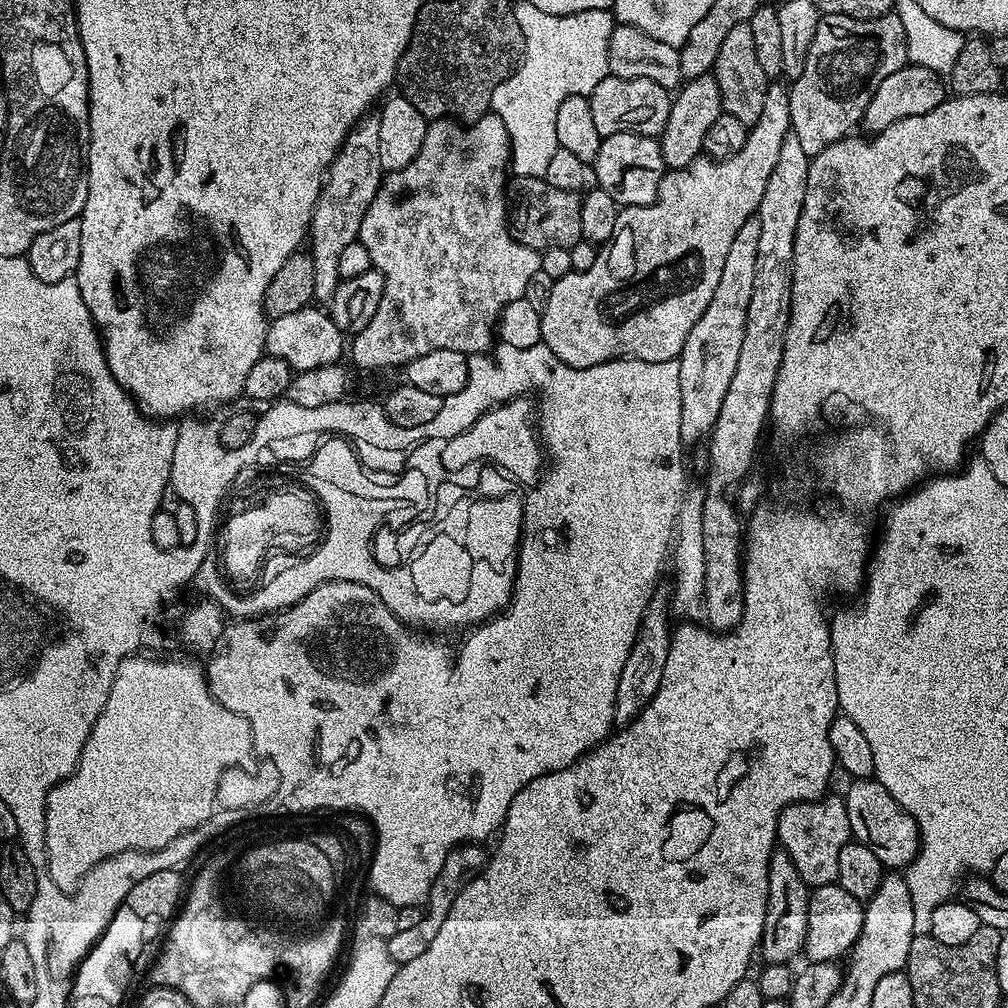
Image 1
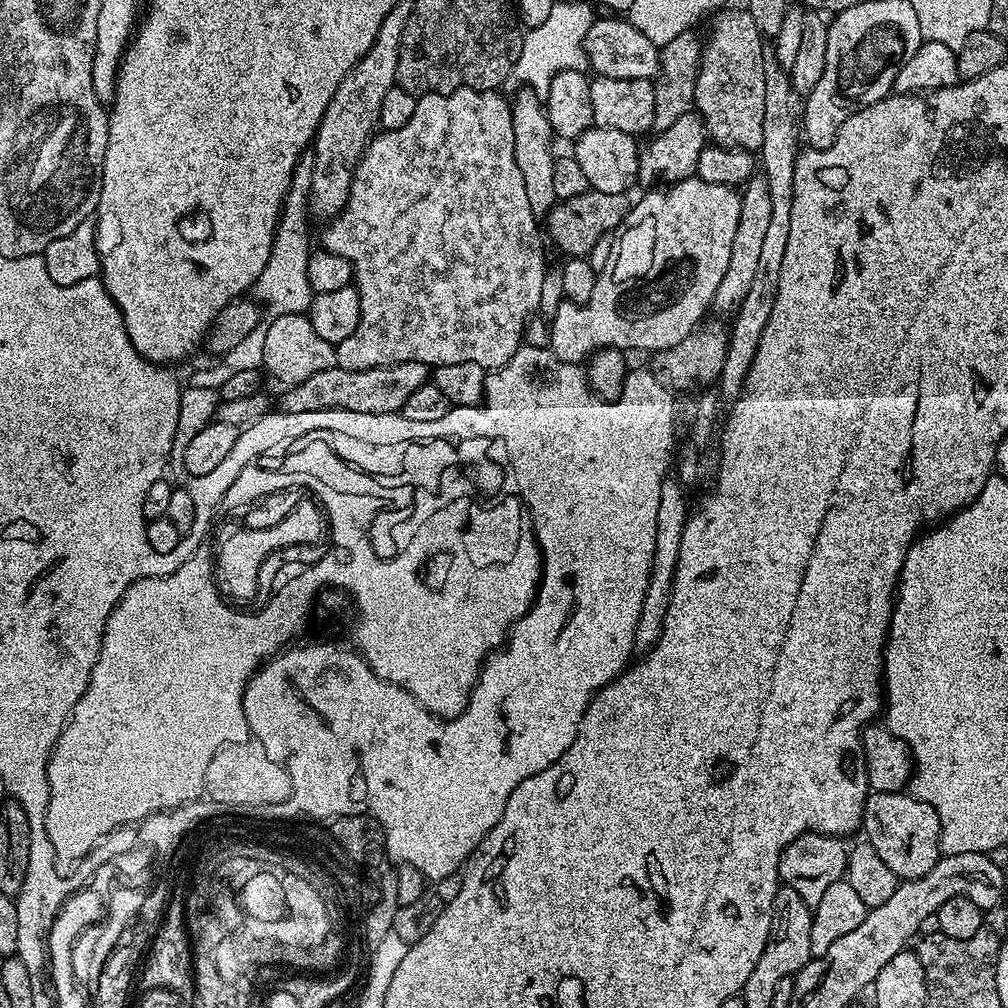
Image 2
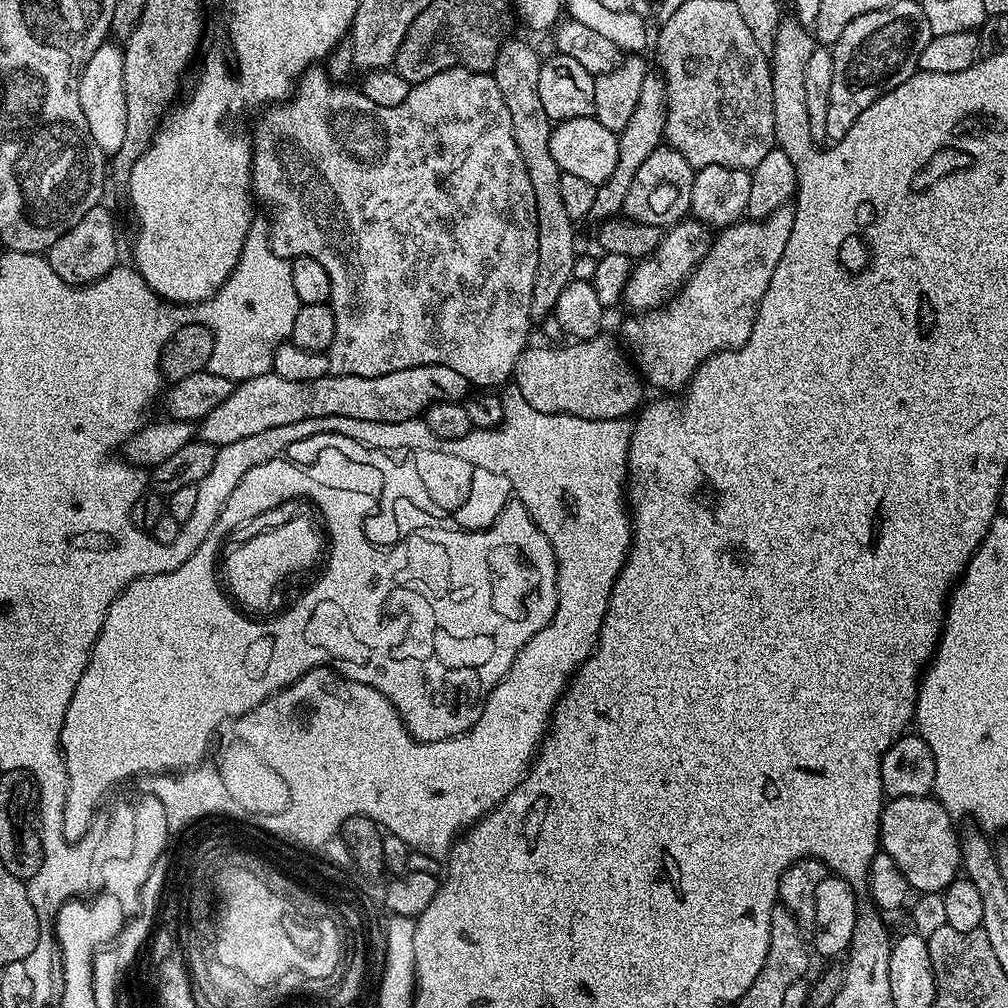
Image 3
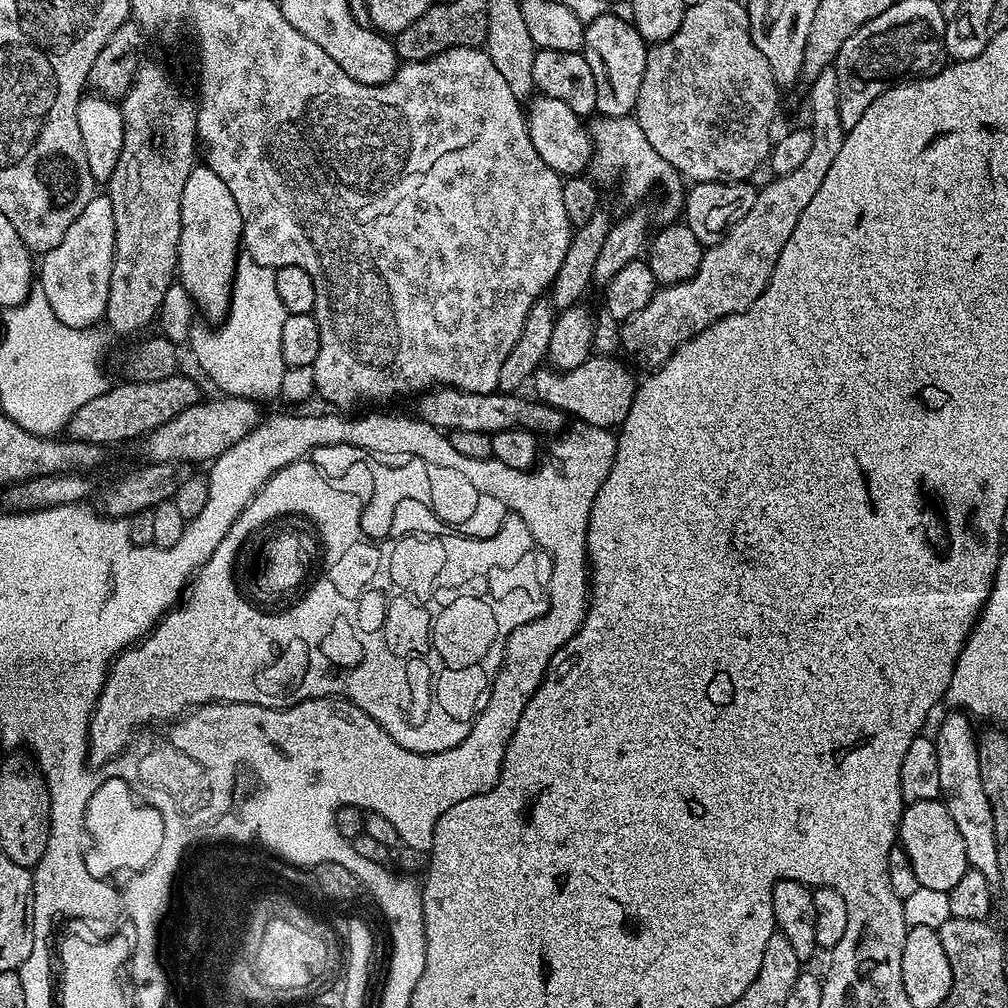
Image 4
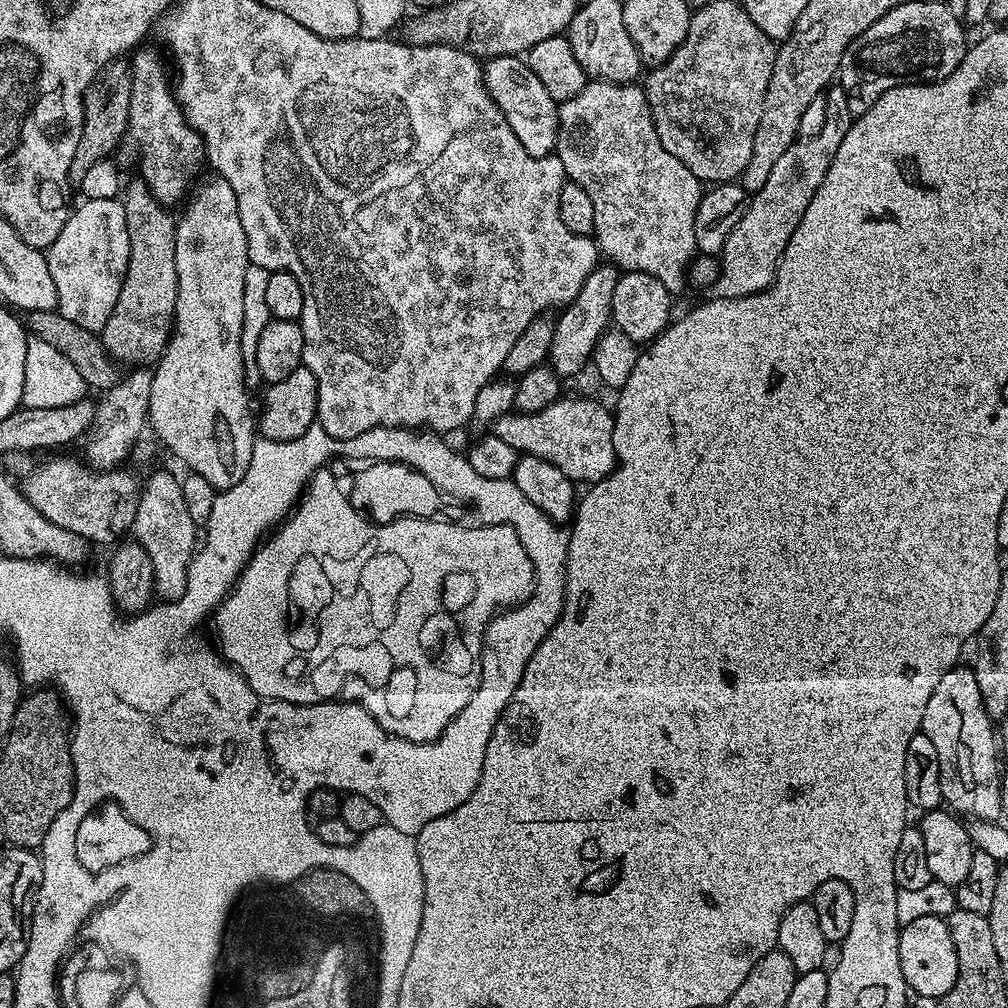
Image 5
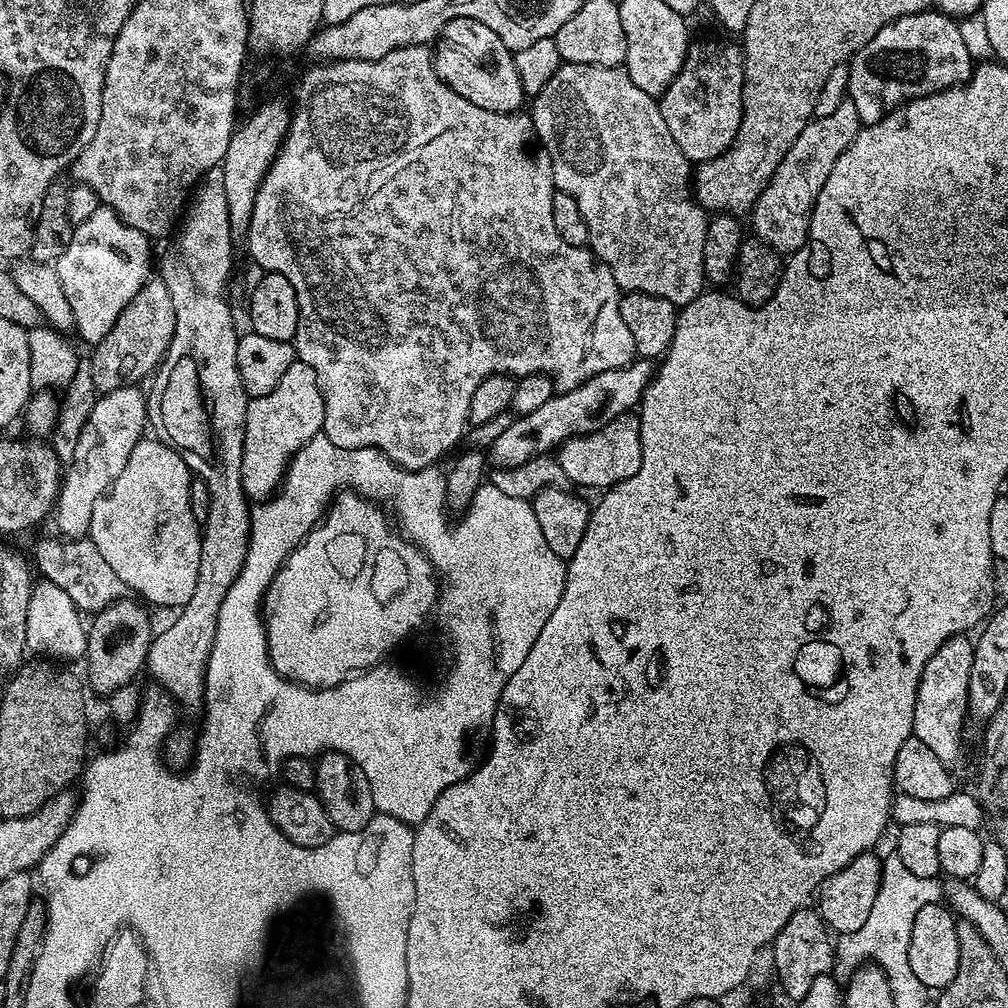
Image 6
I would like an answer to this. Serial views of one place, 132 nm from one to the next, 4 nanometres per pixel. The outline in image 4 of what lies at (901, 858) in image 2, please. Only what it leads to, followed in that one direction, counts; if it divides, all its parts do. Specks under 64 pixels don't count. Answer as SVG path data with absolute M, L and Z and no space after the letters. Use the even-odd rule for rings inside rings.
M943 799L908 804L900 819L898 844L910 858L910 866L914 866L914 878L918 878L921 888L926 890L946 893L954 890L968 869L966 842L962 842L962 834L958 834L958 826L954 826L954 818L950 818Z

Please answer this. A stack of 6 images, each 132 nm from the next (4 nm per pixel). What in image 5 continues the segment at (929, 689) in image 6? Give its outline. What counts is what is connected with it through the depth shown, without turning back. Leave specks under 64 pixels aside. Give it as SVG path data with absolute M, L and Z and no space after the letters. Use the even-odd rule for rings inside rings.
M957 666L942 674L938 686L934 686L934 694L930 694L930 702L926 702L926 714L922 714L920 731L930 738L934 751L938 753L944 804L961 817L996 822L1001 819L1002 779L1000 760L996 757L998 732L993 720L986 714L975 671L964 667Z

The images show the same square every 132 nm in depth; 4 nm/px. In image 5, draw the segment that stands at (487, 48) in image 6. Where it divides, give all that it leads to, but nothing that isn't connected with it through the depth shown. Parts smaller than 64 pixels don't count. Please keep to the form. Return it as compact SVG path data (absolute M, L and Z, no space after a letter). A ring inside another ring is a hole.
M494 56L483 65L484 88L493 102L500 107L506 122L510 122L510 130L522 142L526 154L534 158L551 156L556 151L556 135L558 134L558 102L546 94L546 86L542 86L538 74L530 70L530 66L520 56Z

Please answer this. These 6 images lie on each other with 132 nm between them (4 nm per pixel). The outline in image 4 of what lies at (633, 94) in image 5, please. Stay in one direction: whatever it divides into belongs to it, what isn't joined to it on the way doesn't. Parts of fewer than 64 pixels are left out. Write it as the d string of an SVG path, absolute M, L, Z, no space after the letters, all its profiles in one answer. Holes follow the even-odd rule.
M597 115L592 122L590 131L594 151L590 165L591 171L596 171L604 180L616 180L620 172L624 172L620 176L620 192L626 199L636 200L632 202L642 201L640 199L656 183L664 184L664 192L668 195L668 212L672 215L669 217L679 217L686 199L685 181L680 173L673 170L670 162L666 162L666 158L662 158L662 154L658 154L658 150L654 150L650 142L646 142L646 134L642 134L642 126L638 126L635 115Z

